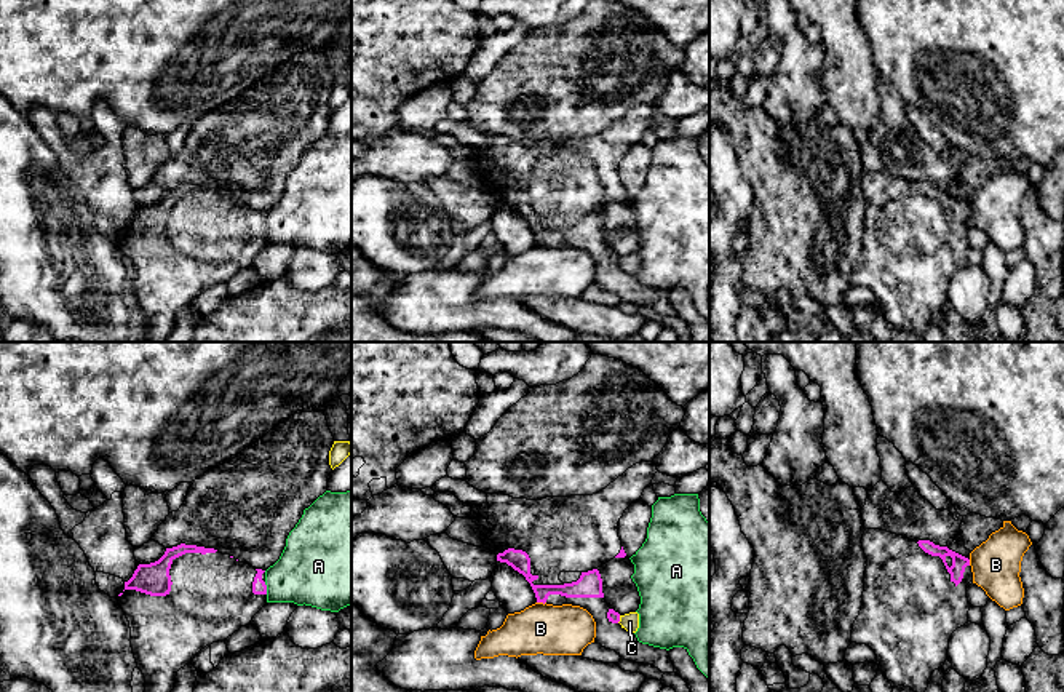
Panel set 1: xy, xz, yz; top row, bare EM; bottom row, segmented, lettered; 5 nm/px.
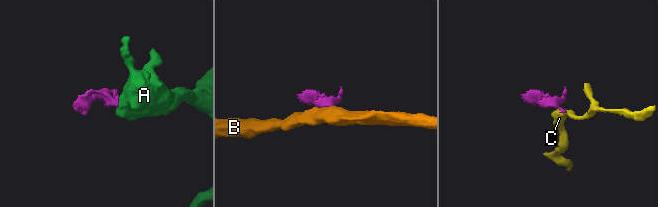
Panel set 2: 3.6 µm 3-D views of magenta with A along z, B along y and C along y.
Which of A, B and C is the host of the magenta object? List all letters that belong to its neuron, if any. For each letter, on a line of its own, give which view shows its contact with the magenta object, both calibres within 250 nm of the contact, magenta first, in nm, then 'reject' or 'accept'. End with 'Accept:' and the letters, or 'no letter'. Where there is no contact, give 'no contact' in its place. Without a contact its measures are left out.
A: xy | 70/340 nm | reject
B: xz | 120/260 nm | reject
C: xz | 60/90 nm | reject
Accept: no letter

